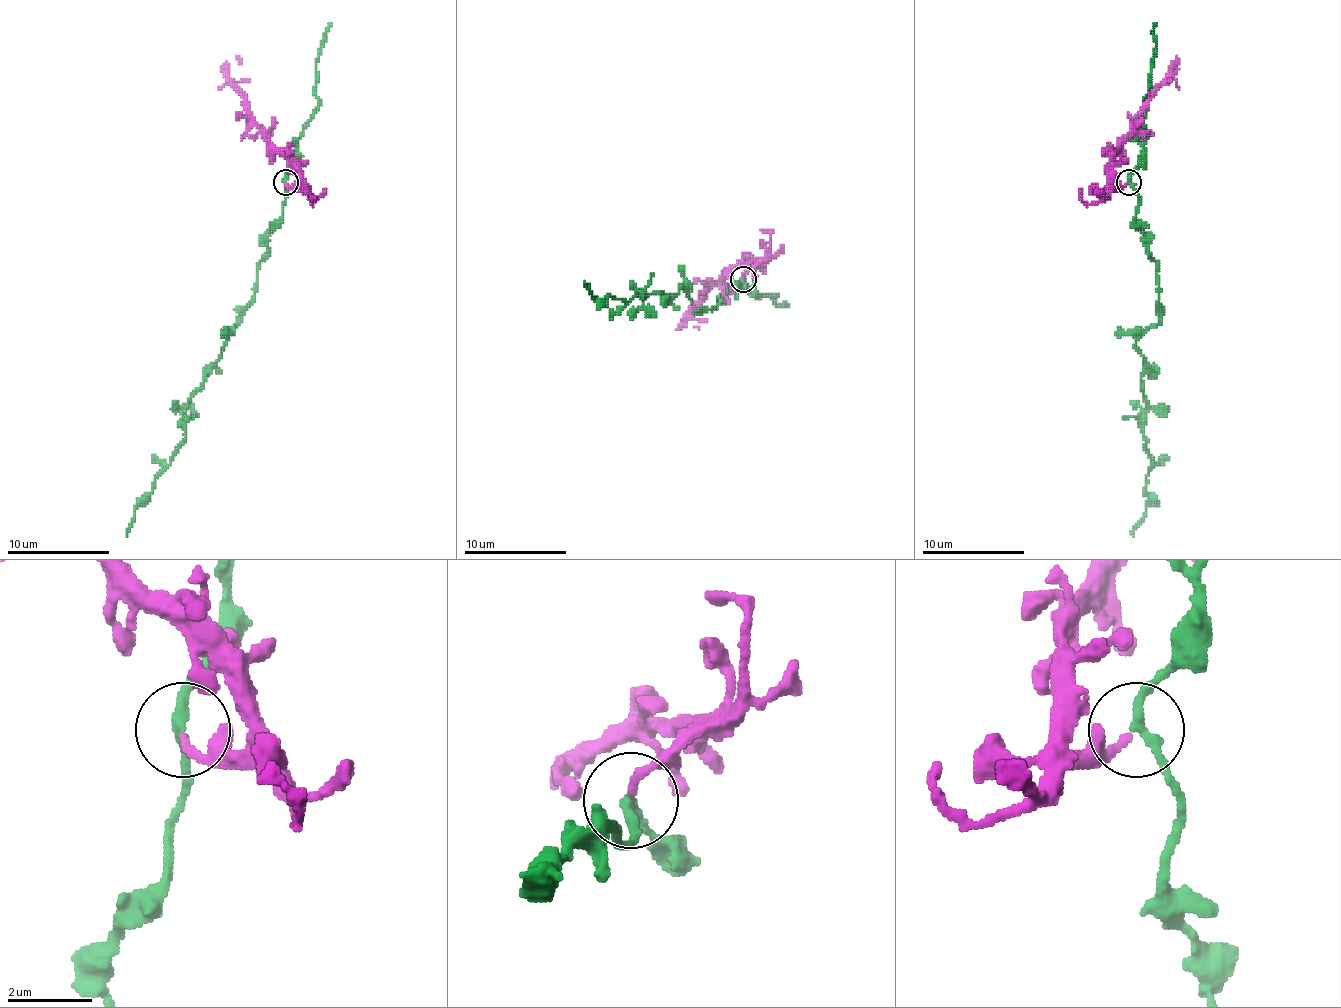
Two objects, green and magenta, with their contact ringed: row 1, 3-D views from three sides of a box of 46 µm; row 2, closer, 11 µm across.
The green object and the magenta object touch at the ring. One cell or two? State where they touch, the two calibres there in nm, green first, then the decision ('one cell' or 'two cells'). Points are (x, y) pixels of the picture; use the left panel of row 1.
place (285, 182); calibres 240 and 190 nm; two cells

